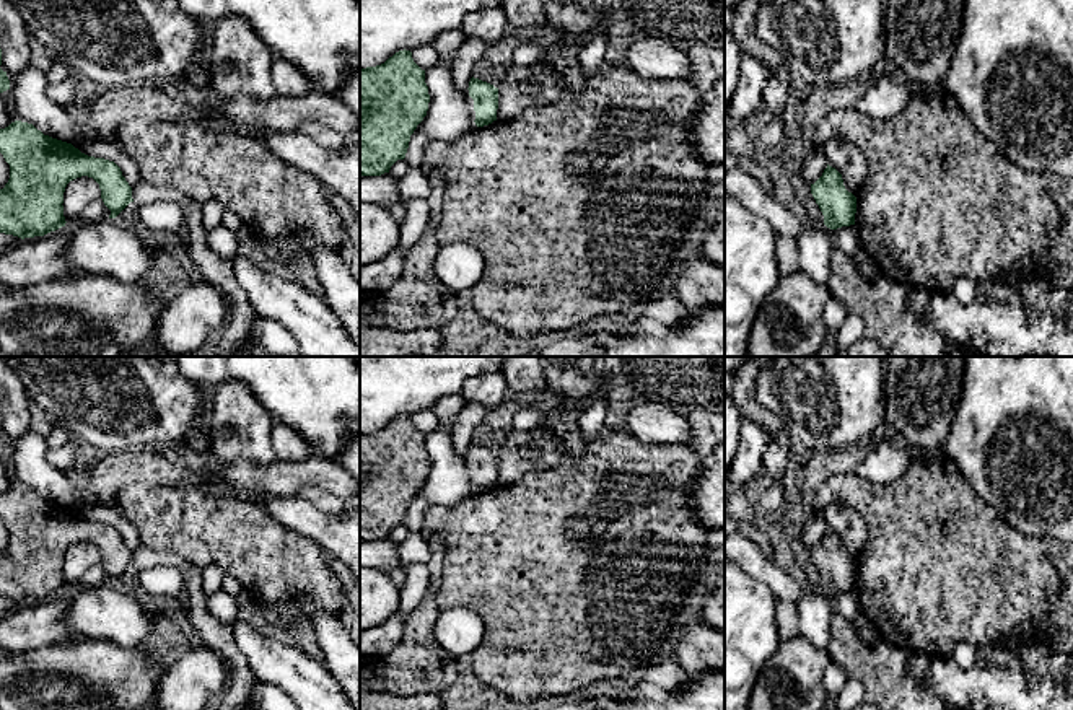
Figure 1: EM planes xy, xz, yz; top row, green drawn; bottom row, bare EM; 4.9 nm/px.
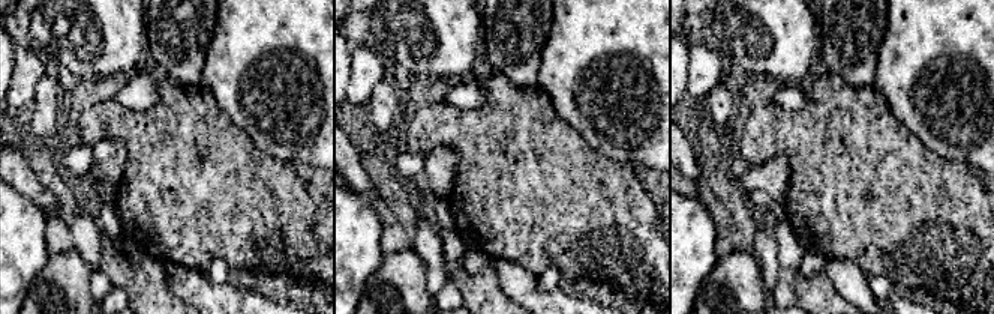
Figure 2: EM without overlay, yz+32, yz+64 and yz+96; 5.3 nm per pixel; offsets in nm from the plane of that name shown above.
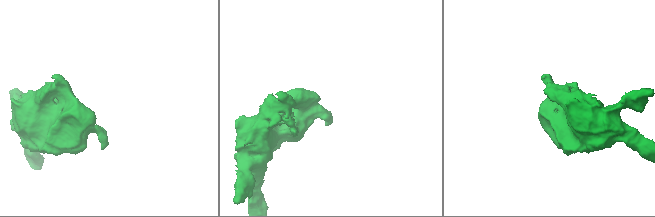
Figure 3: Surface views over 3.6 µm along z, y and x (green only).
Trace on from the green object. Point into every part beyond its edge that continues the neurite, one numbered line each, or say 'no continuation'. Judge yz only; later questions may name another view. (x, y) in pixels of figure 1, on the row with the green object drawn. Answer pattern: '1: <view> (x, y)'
no continuation

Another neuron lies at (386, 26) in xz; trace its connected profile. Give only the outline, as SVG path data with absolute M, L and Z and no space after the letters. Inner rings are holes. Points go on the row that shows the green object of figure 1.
M360 0L360 68L384 64L399 50L433 44L441 34L461 29L467 13L501 7L503 0Z

